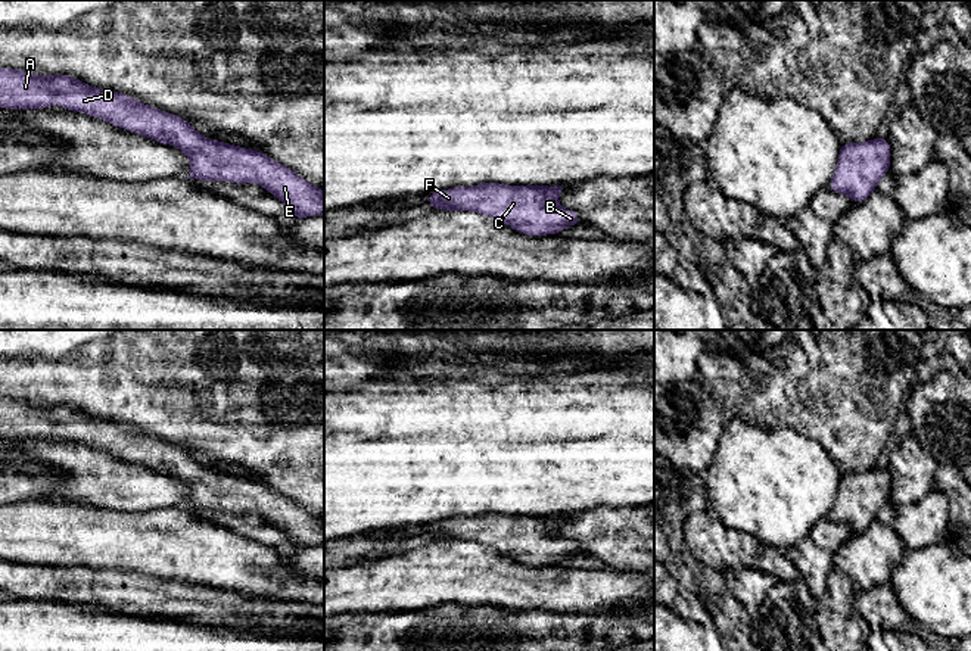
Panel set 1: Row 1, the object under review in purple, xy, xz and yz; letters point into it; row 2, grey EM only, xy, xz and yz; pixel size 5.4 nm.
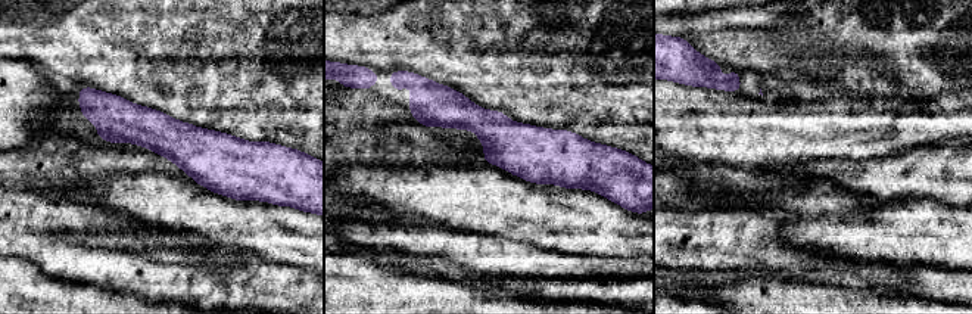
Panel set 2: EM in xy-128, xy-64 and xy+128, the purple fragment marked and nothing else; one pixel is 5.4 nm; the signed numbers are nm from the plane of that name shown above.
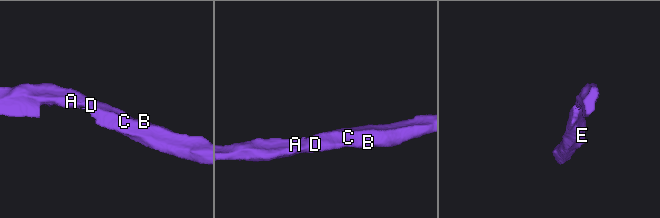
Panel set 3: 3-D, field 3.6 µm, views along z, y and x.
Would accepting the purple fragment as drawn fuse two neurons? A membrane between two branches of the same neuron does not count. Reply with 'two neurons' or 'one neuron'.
one neuron

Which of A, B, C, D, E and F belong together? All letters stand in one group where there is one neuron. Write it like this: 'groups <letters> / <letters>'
groups A B C D E F

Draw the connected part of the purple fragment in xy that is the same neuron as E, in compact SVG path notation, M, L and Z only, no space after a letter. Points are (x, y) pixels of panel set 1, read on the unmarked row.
M0 398L1 439L47 439L52 433L181 479L192 495L187 510L258 513L280 529L295 548L324 543L321 518L258 480L209 470L178 445L147 436L124 423L91 417L69 405Z

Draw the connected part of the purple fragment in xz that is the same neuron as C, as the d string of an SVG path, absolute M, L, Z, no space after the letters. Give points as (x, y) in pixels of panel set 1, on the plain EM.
M482 513L473 517L452 517L426 524L433 539L470 541L507 552L511 560L545 566L560 564L566 557L582 554L575 541L558 536L563 515L508 515Z

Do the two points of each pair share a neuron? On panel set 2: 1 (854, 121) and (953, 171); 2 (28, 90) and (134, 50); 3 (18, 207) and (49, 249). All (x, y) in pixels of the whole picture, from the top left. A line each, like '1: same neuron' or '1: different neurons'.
1: different neurons
2: different neurons
3: same neuron

